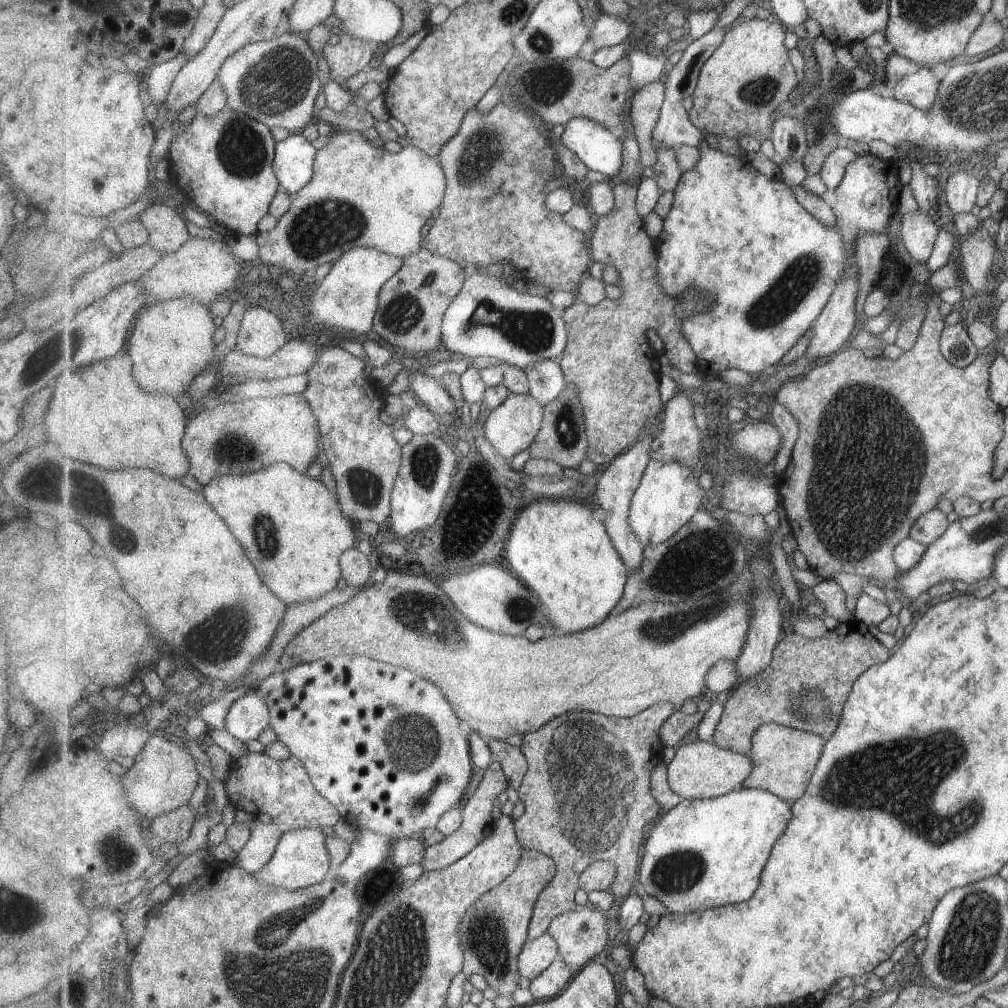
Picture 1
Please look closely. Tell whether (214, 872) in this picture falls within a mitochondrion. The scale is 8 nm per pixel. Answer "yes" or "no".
no

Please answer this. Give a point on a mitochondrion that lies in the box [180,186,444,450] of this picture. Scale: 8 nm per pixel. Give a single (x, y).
(319, 229)

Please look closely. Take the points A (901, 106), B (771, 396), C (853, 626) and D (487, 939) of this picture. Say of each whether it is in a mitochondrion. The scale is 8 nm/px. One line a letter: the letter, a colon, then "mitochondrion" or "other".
A: other
B: other
C: other
D: mitochondrion

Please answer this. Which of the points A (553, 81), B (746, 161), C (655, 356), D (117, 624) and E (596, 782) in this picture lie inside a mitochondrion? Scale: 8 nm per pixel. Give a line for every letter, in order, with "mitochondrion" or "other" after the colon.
A: mitochondrion
B: other
C: other
D: other
E: mitochondrion

